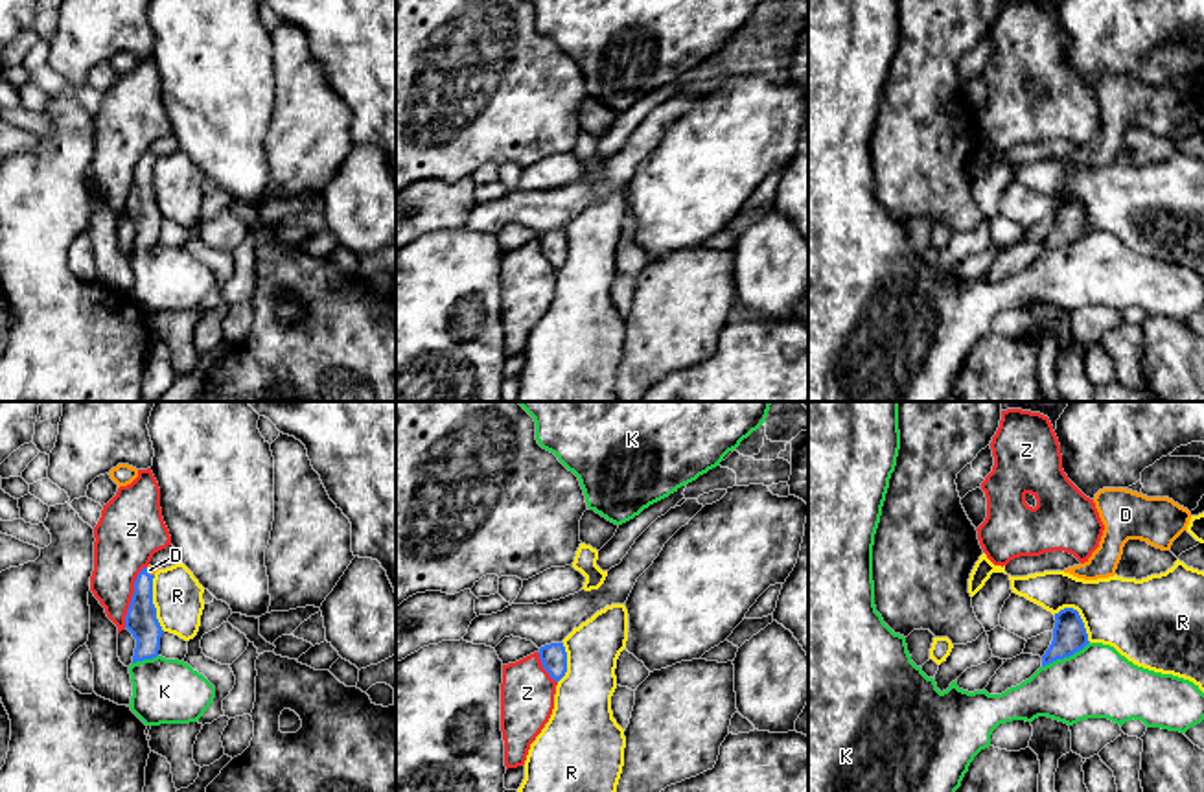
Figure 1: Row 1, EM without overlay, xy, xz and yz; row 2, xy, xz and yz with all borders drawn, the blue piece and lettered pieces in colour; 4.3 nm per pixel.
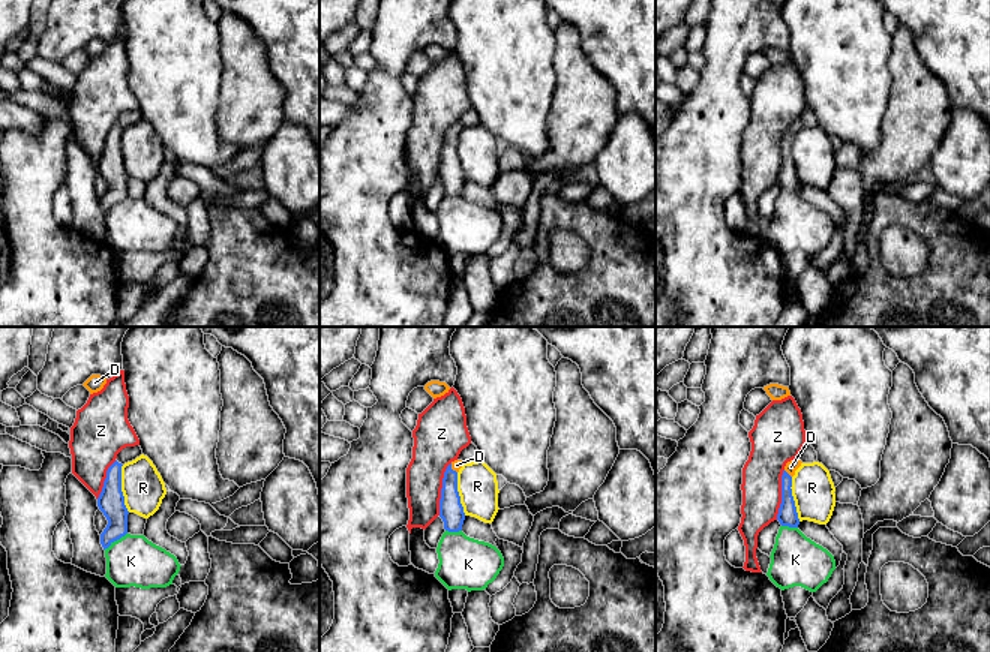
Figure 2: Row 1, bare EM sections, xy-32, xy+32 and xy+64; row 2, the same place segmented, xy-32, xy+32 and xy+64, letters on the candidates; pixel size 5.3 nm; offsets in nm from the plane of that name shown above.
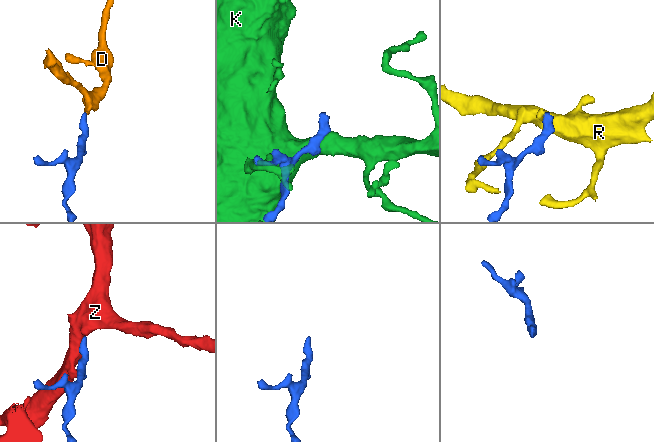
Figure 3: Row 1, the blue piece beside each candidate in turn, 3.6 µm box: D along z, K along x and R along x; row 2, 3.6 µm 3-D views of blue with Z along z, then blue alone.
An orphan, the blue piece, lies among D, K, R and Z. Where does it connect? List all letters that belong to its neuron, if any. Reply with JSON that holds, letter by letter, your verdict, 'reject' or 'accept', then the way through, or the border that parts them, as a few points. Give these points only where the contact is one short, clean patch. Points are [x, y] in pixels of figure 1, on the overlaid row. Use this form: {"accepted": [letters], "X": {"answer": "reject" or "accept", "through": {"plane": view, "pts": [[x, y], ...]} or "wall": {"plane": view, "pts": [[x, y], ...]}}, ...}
{"accepted": ["D"], "D": {"answer": "accept", "through": {"plane": "xy", "pts": [[140, 619], [142, 584], [148, 573], [150, 570]]}}, "K": {"answer": "reject"}, "R": {"answer": "reject"}, "Z": {"answer": "reject"}}

